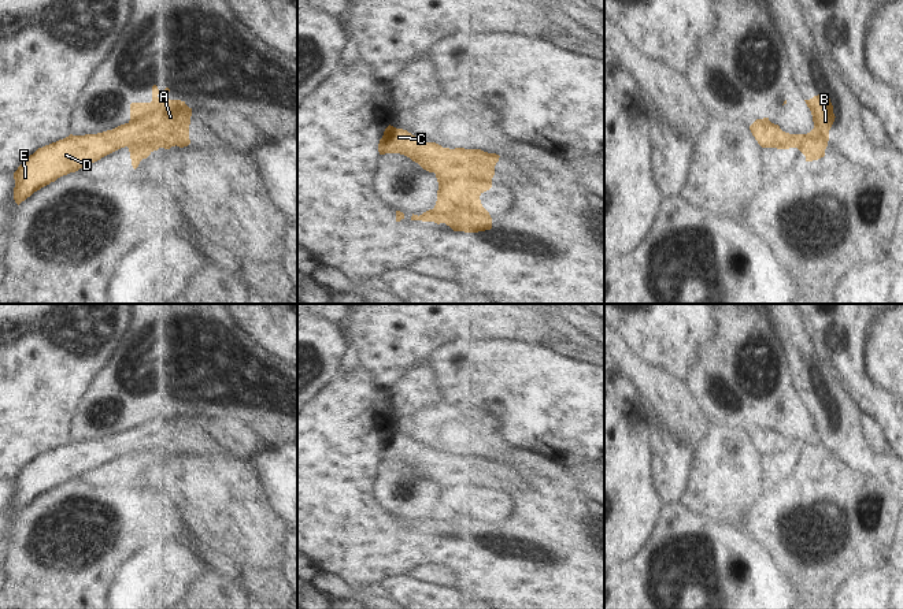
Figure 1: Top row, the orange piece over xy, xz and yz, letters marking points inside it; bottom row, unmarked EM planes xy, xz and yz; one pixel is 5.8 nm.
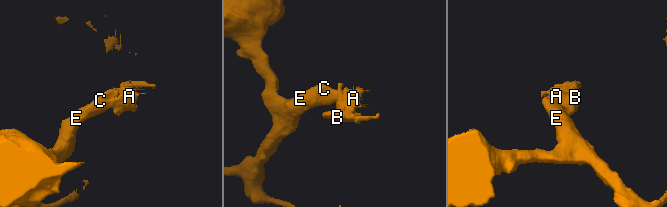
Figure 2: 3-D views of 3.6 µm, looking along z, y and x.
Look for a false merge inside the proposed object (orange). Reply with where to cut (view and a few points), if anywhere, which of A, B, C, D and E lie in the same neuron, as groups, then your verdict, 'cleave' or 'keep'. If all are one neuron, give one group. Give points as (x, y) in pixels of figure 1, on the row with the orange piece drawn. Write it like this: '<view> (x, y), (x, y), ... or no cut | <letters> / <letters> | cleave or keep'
no cut | A B C D E | keep

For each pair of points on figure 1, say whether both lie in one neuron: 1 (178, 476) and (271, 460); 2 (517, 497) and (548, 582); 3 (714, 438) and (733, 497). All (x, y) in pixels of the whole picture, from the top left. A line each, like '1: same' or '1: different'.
1: different
2: same
3: same

